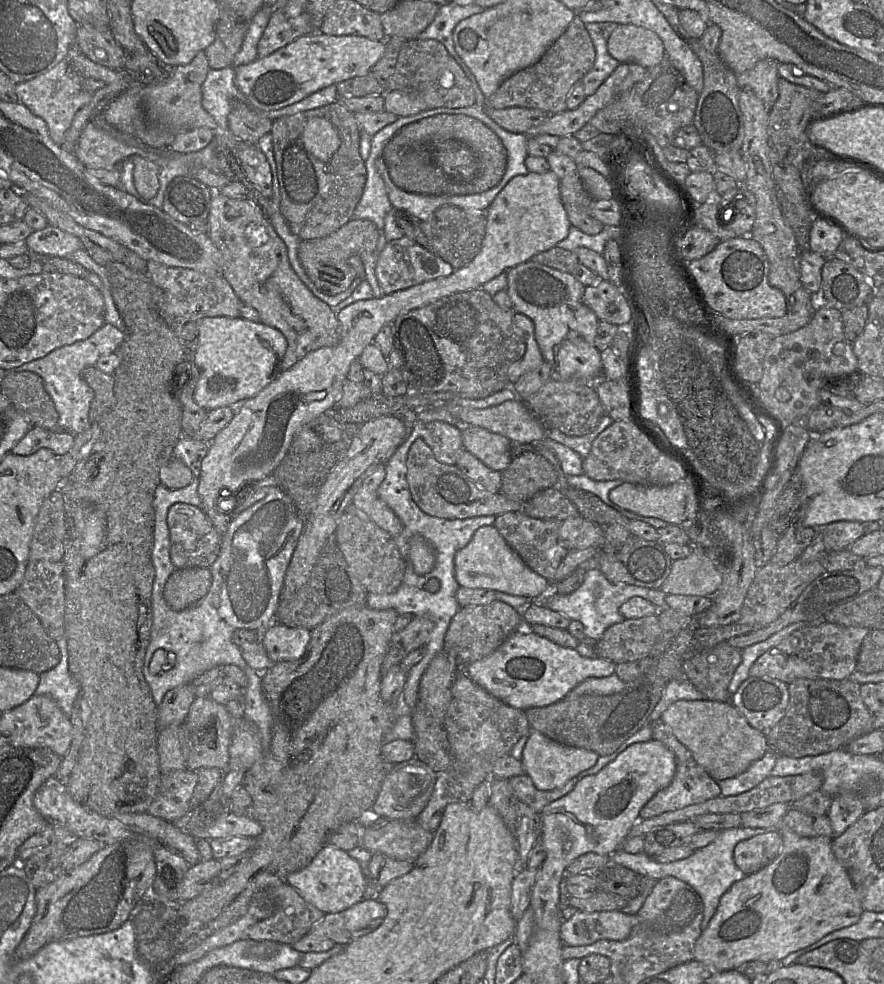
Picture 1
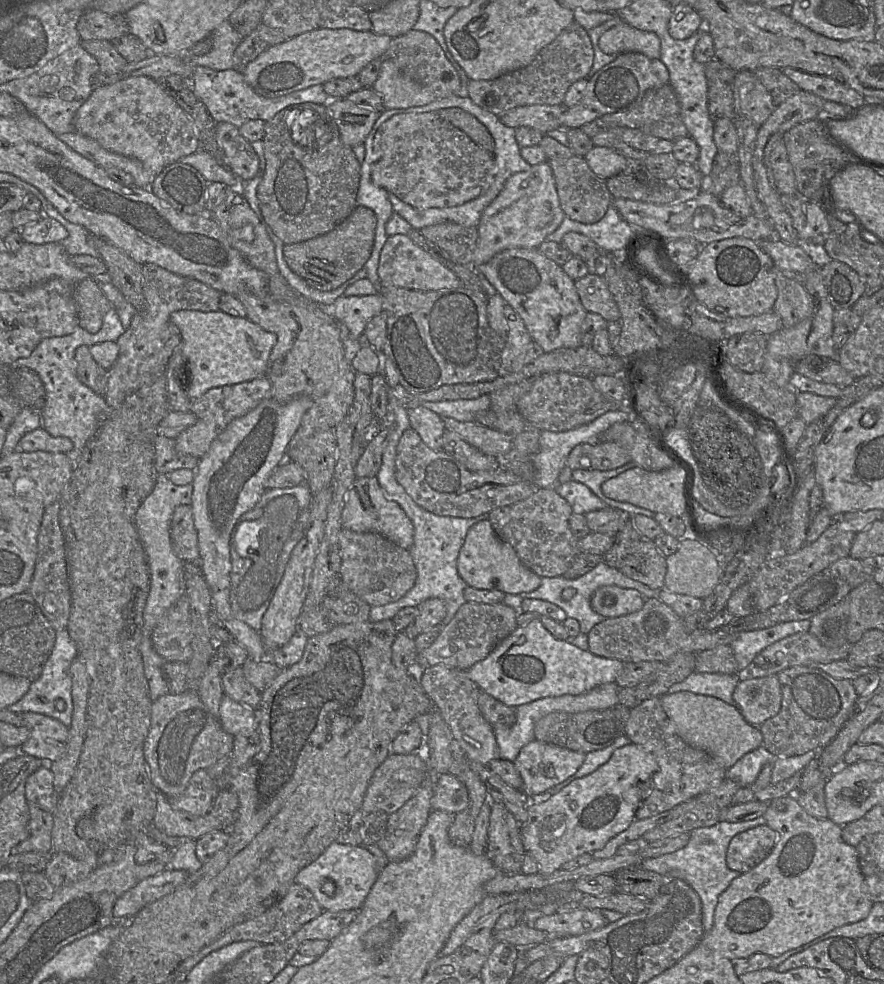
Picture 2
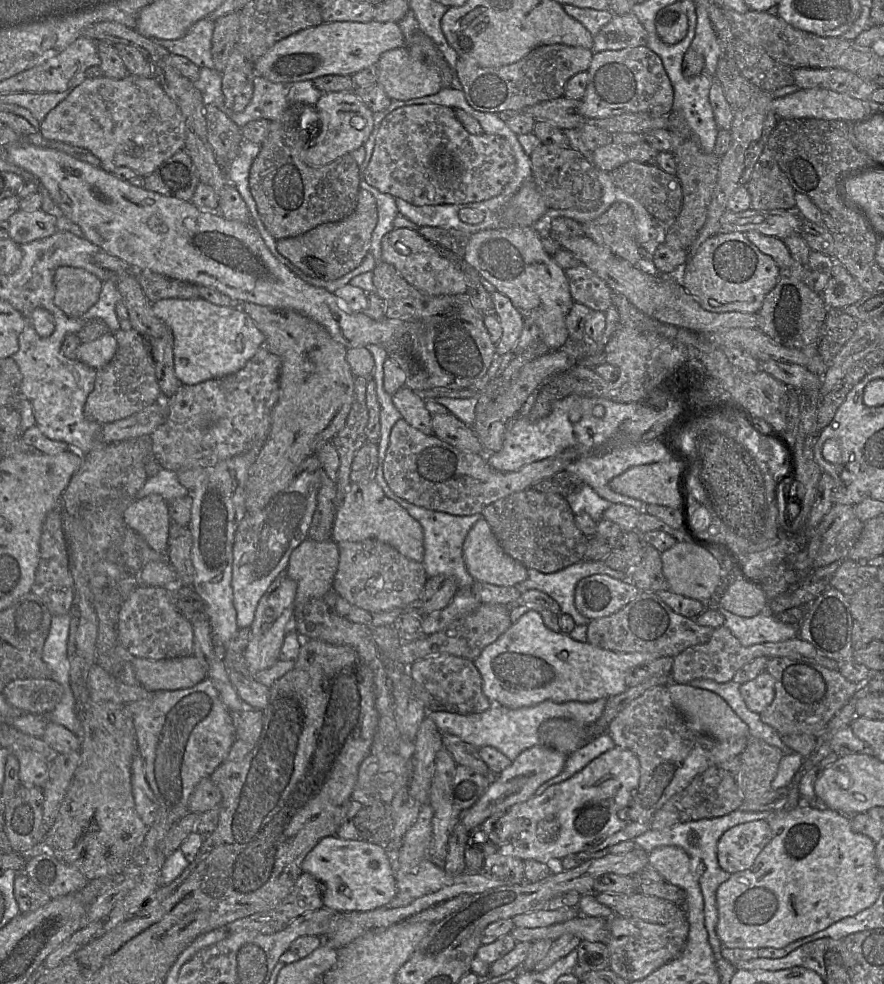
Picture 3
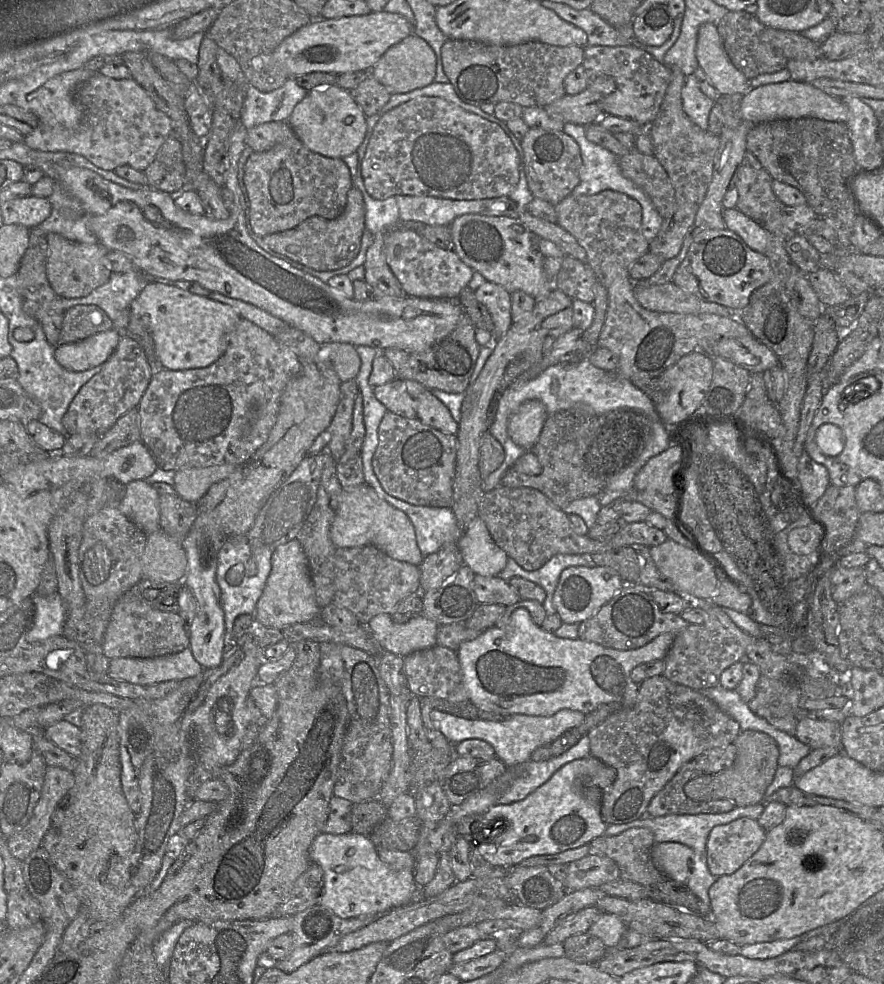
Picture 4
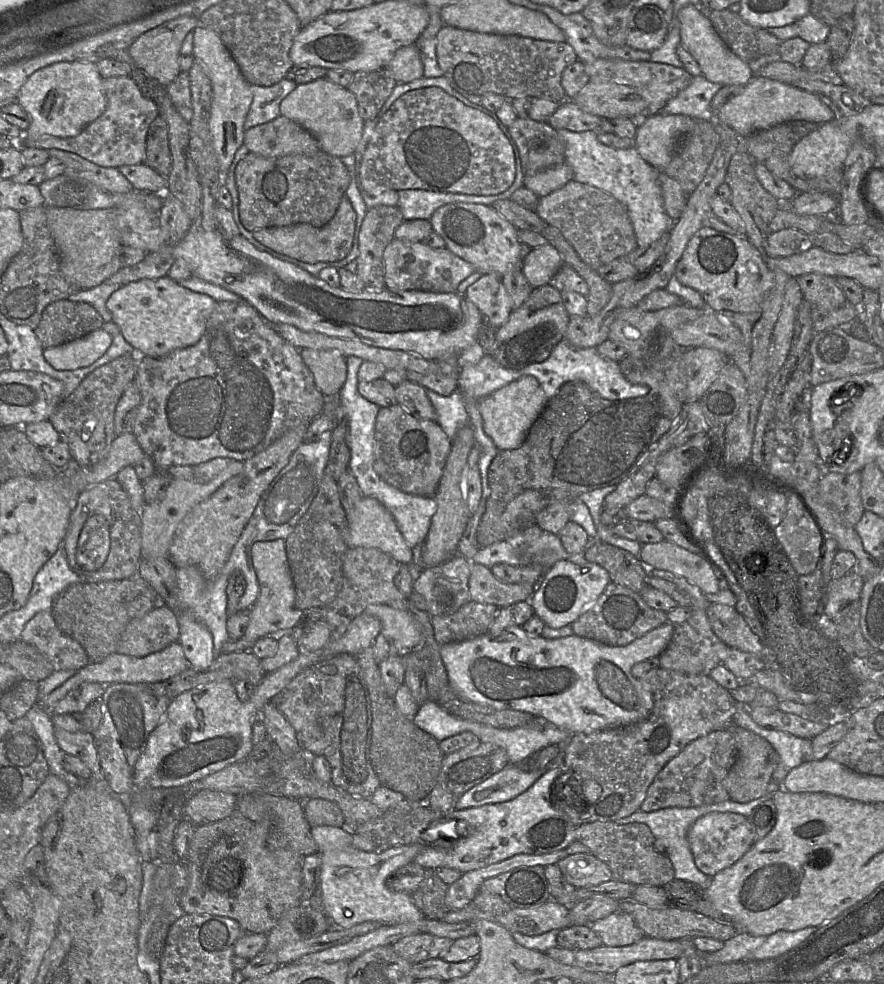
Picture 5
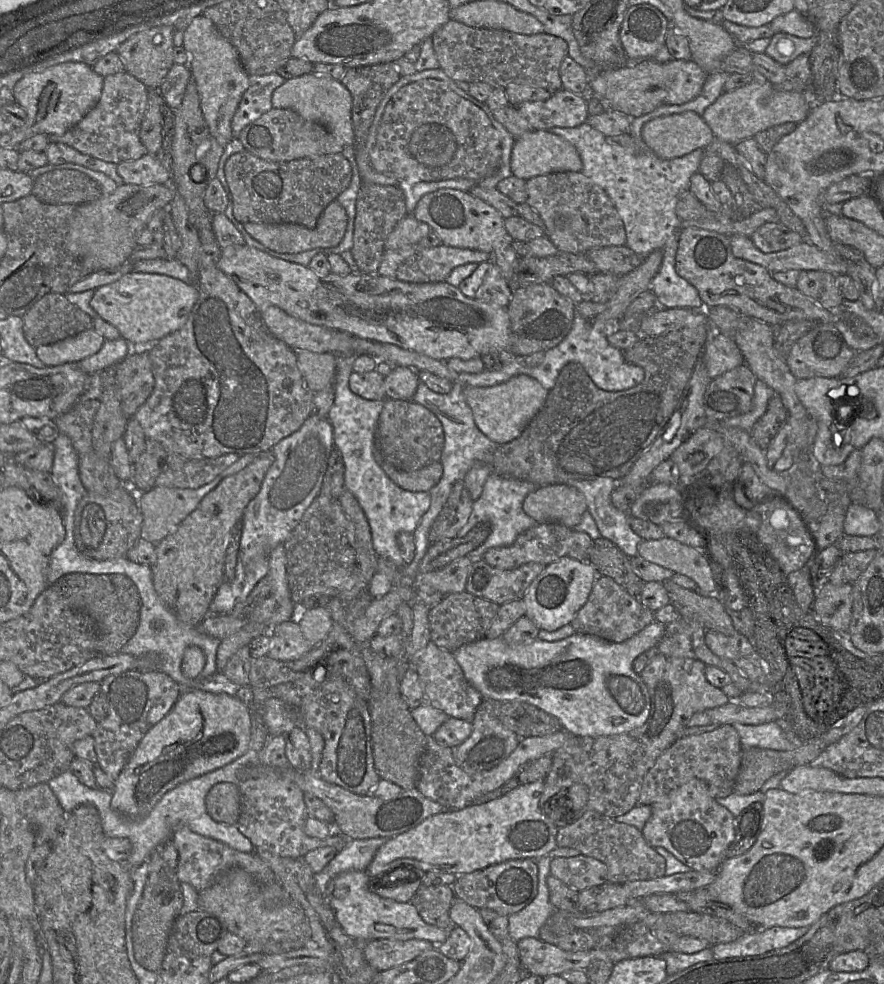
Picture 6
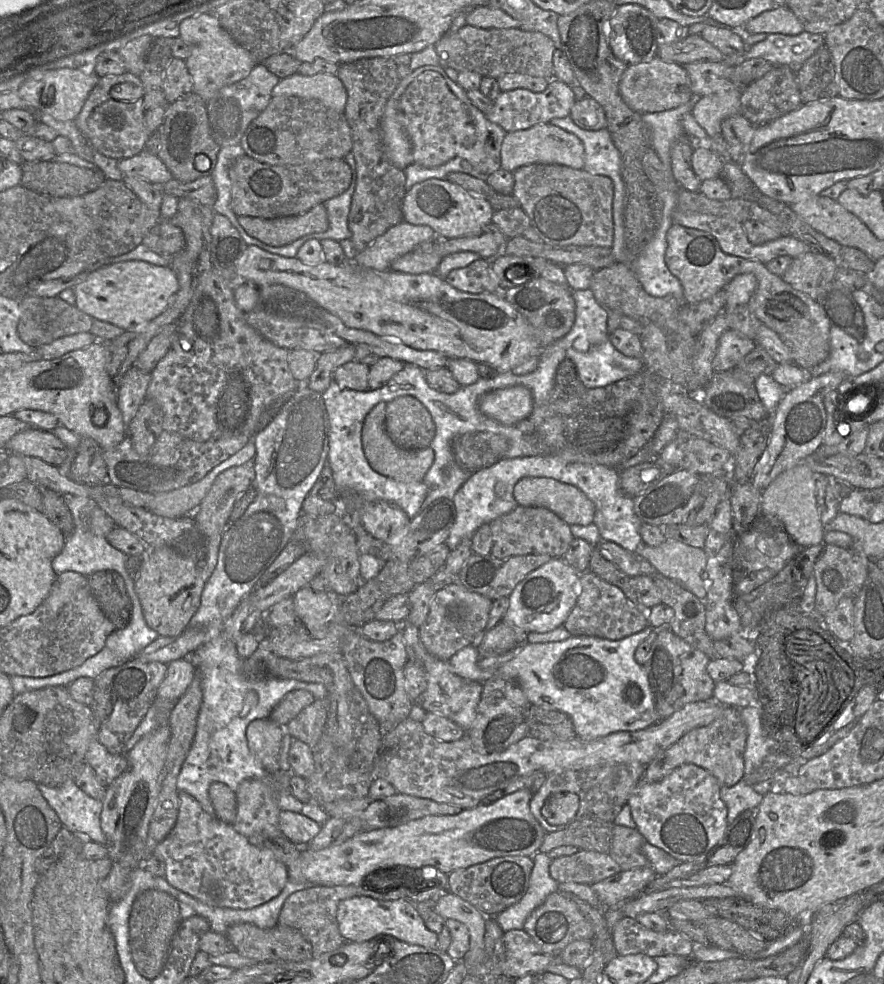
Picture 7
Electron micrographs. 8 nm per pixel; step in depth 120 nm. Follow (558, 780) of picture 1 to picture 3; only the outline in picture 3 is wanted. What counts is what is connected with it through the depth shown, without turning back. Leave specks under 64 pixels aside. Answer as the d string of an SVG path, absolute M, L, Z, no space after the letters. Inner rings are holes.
M540 744L524 750L506 769L493 775L490 785L475 804L466 810L459 811L458 822L471 832L491 815L505 811L511 806L535 796L536 790L542 784L563 770L567 756Z

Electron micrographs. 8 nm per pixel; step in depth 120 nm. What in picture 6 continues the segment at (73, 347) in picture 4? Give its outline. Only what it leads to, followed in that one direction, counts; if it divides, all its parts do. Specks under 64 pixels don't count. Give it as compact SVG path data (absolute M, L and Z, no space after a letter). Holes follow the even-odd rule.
M94 329L83 331L49 345L36 347L38 358L46 366L79 362L98 352L105 338Z

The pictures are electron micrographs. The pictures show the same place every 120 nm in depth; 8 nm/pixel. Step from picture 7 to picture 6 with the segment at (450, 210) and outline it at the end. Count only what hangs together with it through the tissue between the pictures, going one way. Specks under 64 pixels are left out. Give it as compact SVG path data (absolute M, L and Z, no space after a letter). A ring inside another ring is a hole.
M447 188L428 193L420 199L412 215L427 223L443 244L451 247L492 253L496 246L510 238L500 212L470 192Z

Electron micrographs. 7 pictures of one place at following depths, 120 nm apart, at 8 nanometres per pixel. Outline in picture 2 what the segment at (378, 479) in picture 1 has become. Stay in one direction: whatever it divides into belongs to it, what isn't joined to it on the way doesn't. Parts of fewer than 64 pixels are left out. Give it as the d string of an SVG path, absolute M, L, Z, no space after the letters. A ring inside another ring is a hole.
M377 477L356 478L349 490L342 512L342 527L354 532L375 532L403 549L409 550L414 543L414 525L402 507L390 500Z

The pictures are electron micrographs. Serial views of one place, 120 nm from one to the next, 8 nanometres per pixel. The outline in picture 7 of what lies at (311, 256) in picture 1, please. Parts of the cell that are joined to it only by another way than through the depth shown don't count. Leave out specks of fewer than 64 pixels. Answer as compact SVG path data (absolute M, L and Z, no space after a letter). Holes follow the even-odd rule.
M323 204L297 216L276 219L238 216L237 220L249 236L273 247L288 245L303 236L325 232L329 228L328 213Z

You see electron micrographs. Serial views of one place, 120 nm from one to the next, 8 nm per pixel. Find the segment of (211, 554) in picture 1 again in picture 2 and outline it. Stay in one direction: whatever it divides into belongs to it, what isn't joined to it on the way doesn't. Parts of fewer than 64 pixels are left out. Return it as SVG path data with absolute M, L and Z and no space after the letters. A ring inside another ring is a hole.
M180 505L174 510L170 534L175 554L184 563L198 563L198 535L194 525L192 505Z

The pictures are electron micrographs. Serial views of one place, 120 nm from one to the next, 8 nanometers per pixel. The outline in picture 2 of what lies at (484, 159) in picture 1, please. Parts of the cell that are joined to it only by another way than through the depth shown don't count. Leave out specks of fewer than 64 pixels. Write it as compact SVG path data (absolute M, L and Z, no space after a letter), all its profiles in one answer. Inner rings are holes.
M457 107L440 109L436 112L452 125L465 132L480 147L494 154L495 141L493 136L474 115Z

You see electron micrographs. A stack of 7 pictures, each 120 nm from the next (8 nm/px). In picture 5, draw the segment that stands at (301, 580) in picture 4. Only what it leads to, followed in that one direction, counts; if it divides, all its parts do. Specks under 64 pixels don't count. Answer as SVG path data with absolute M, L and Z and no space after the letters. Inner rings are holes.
M286 540L256 542L252 546L252 560L260 585L256 602L249 608L249 624L240 639L256 641L265 636L289 632L298 625L303 611L296 607L295 588L287 559Z

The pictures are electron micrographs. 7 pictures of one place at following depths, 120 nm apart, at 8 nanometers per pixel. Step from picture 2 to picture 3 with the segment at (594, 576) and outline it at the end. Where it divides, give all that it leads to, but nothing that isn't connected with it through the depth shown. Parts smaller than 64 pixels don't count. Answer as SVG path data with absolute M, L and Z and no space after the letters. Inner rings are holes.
M584 559L551 574L529 568L527 579L515 587L520 594L532 589L548 594L559 604L563 614L570 615L574 619L576 625L587 626L590 620L581 615L575 606L575 590L580 580L595 574L606 574L612 578L632 583L630 574L615 571L602 561Z

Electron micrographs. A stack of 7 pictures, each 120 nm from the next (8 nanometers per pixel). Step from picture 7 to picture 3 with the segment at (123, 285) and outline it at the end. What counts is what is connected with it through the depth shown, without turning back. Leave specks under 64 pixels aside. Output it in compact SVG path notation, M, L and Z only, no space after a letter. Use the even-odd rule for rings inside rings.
M198 297L161 299L152 309L172 331L175 373L183 385L233 374L264 346L265 336L240 307L219 306Z

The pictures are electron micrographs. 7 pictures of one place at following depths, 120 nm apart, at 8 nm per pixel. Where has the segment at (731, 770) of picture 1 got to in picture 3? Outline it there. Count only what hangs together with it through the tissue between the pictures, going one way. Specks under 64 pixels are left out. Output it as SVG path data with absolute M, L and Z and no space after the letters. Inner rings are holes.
M670 683L666 688L674 706L692 731L721 741L733 737L750 737L747 724L737 716L728 703L719 695L688 684Z

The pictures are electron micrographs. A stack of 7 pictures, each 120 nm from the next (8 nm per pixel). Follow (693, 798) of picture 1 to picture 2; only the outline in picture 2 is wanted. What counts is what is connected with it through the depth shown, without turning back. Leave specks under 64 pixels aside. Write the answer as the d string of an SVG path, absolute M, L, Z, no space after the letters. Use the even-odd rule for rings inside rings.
M660 697L644 700L633 707L625 727L625 736L632 744L651 753L658 764L650 781L650 790L641 801L635 819L647 819L716 787L726 777L726 769L706 752L685 743L665 713Z

